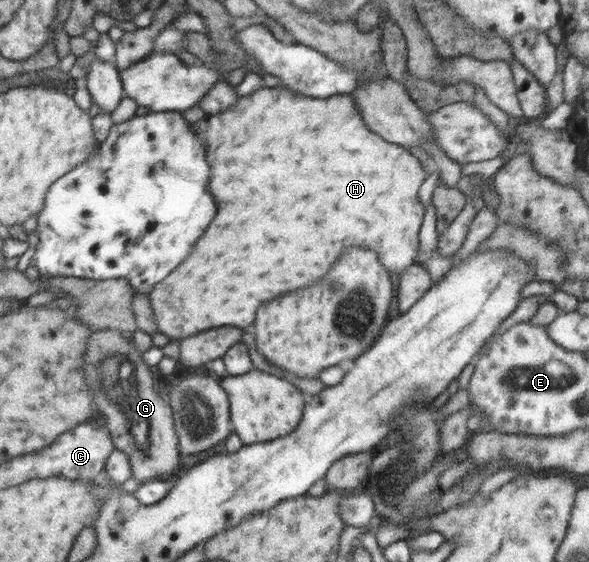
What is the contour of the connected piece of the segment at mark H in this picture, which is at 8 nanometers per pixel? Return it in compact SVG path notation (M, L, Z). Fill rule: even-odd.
M285 86L274 88L263 88L257 92L239 98L239 103L227 111L217 115L206 115L204 119L193 123L194 129L205 139L207 149L207 160L211 164L211 192L217 198L219 204L219 216L215 218L215 224L211 224L207 236L195 244L195 252L187 258L187 264L179 268L179 272L173 272L163 284L157 284L149 293L155 309L156 321L162 334L172 339L187 338L197 332L217 328L217 326L239 326L247 328L255 322L257 310L269 302L275 300L281 294L301 290L307 286L313 286L319 282L327 272L333 268L333 264L339 260L339 254L343 254L345 248L351 248L355 244L363 244L365 248L375 248L379 256L383 256L383 268L387 272L399 274L410 267L419 250L419 224L423 220L423 206L417 200L417 188L425 180L425 172L421 172L421 162L410 154L408 149L402 146L388 143L378 133L373 132L363 118L353 94L335 95L327 99L317 99Z

